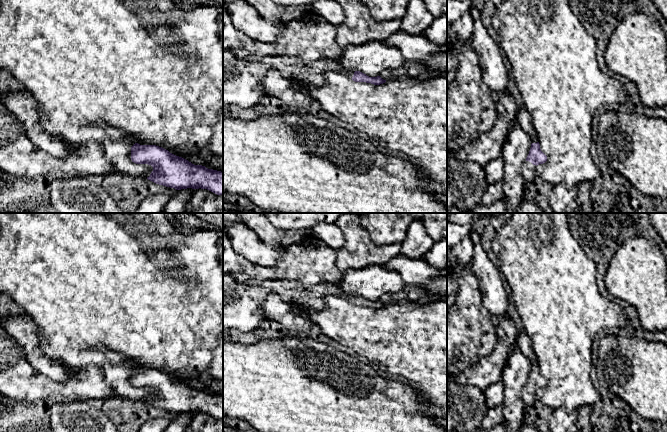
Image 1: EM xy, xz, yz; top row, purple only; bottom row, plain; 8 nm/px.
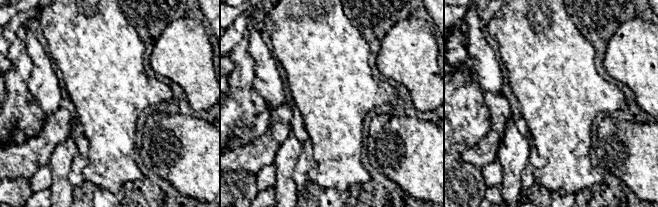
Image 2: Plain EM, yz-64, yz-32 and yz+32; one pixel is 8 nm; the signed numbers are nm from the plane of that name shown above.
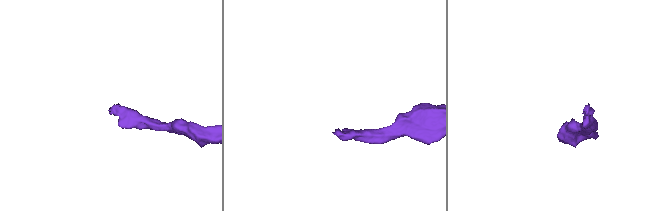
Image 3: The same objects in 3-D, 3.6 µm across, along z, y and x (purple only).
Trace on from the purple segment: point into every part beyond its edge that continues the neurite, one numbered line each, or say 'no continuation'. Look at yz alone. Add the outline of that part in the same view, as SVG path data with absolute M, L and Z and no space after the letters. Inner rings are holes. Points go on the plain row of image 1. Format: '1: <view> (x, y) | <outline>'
1: yz (529, 398) | M525 385L522 391L522 399L525 407L533 405L536 401L536 389L533 389L529 385Z

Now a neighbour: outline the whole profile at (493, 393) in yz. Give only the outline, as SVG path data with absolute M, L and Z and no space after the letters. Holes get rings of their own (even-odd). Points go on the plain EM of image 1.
M500 380L494 384L489 385L484 390L484 395L485 395L486 405L488 409L503 405L503 383L502 381Z

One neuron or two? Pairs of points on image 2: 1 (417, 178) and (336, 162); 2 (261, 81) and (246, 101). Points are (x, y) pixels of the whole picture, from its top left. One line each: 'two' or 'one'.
1: two
2: two

